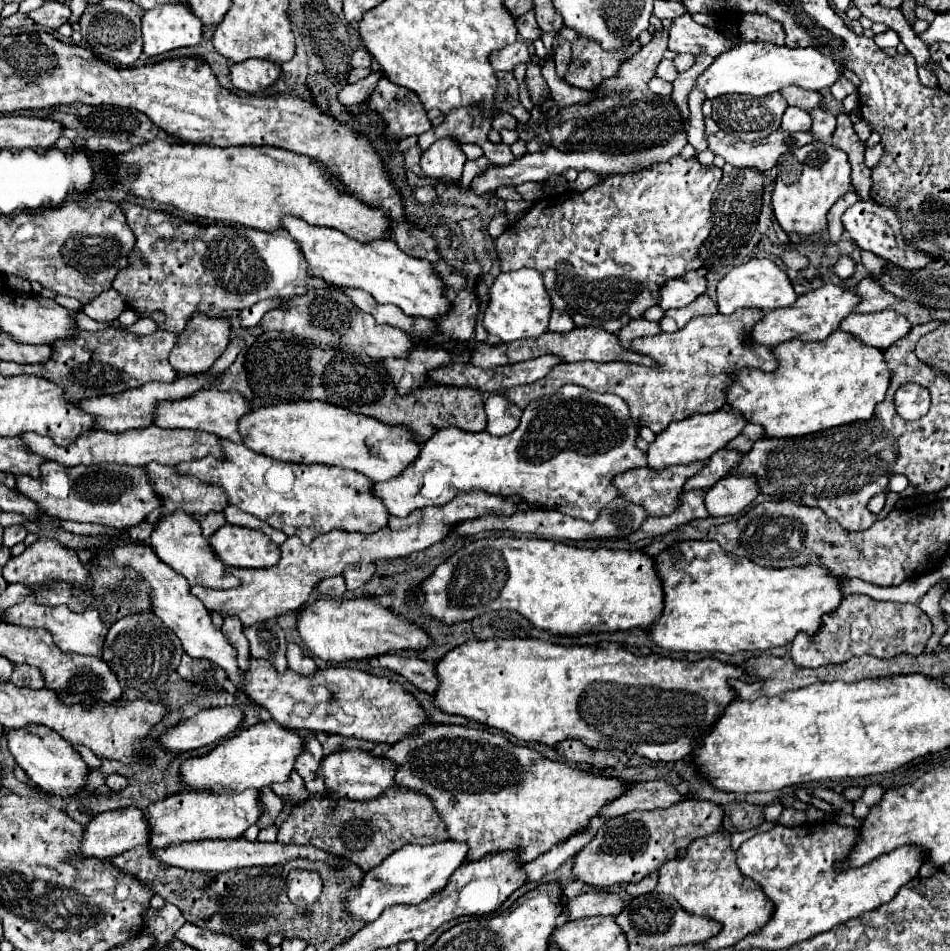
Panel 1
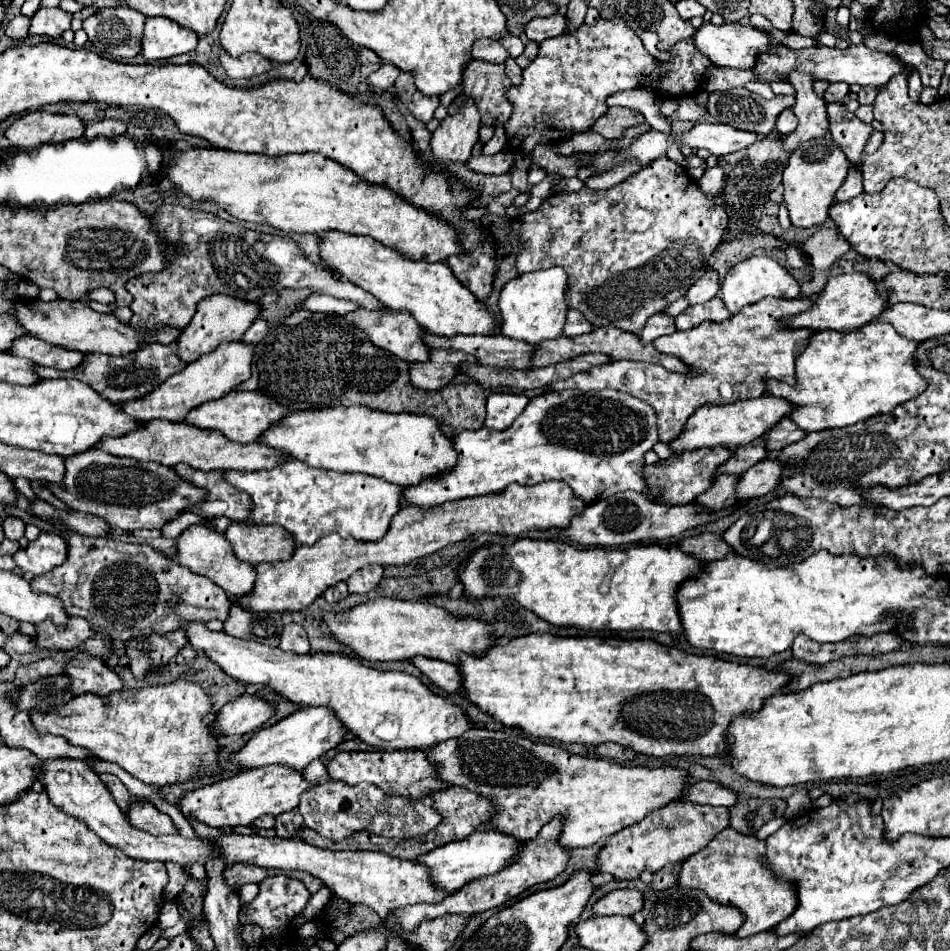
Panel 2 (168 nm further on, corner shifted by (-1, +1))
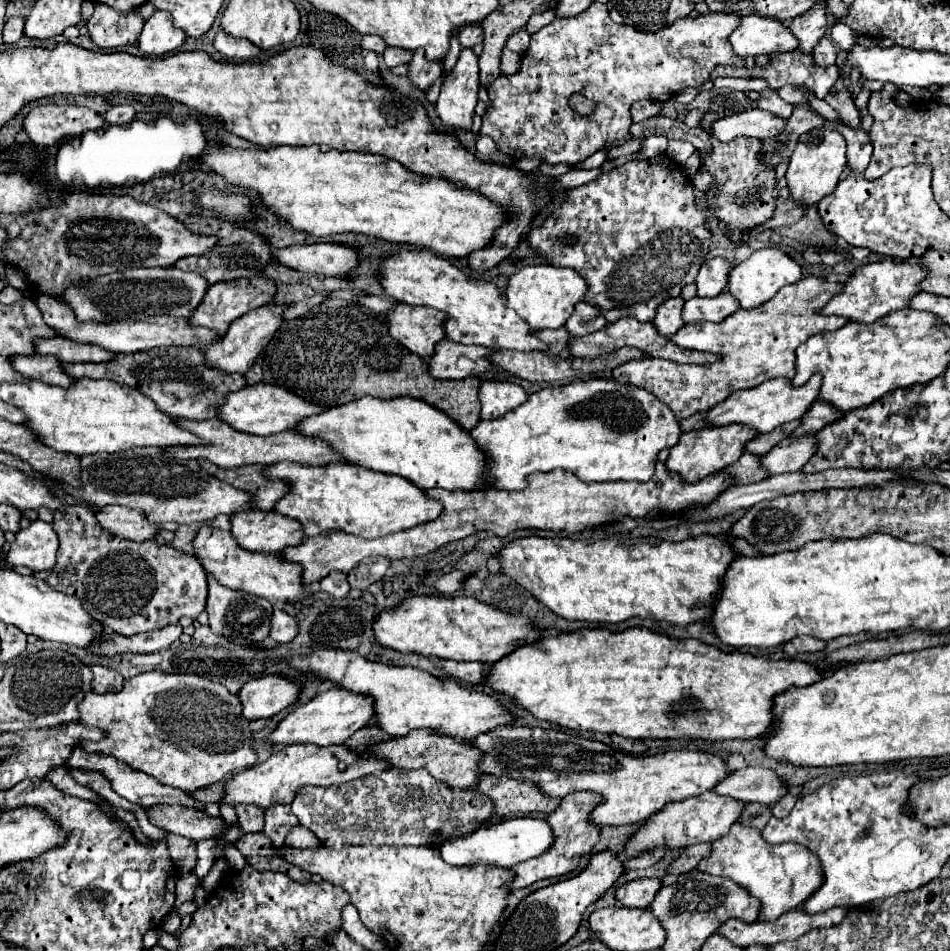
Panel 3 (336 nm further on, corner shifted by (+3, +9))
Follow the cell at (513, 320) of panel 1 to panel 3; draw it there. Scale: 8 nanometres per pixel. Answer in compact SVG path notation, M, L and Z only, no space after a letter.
M551 264L525 266L515 276L511 276L505 290L507 306L513 308L533 330L561 328L573 314L577 302L583 300L587 292L587 282L573 268L557 268Z

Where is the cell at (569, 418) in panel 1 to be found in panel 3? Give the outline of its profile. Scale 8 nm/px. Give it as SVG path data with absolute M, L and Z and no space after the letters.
M589 378L573 380L567 386L543 388L531 394L519 408L499 420L479 422L471 430L479 448L489 456L489 484L497 490L523 490L527 476L533 472L551 472L555 468L571 470L583 482L637 480L647 482L655 474L657 456L663 448L673 448L679 442L681 428L671 408L657 400L651 392L637 386L627 386L615 380Z

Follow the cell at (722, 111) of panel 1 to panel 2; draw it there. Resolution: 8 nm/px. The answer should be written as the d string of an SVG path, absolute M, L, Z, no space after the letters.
M731 88L727 92L711 92L709 102L707 102L707 110L721 124L729 124L739 130L755 132L759 136L769 136L771 130L775 128L775 120L779 116L779 112L783 112L785 108L791 108L793 104L795 104L793 96L775 96L771 100L765 100L763 96L753 94L747 88Z

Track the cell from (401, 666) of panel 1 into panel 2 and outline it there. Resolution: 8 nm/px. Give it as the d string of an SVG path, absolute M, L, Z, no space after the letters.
M415 656L409 658L417 670L421 670L435 686L443 688L445 692L457 692L461 688L459 684L459 668L453 664L447 664L443 660L431 660L425 656Z

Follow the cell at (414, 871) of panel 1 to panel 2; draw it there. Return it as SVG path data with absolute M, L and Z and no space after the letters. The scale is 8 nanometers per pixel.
M475 830L471 836L457 840L453 844L445 844L435 848L435 852L427 852L427 856L419 856L415 862L423 864L429 870L429 880L445 894L455 892L457 888L461 888L463 884L477 880L481 876L489 876L499 872L501 868L505 868L507 864L517 860L519 848L523 842L519 842L517 838L513 840L511 836L503 836L499 832L491 832L491 830Z

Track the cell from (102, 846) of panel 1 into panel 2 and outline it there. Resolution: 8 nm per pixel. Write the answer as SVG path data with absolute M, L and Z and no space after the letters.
M139 800L139 802L131 804L129 812L125 812L125 814L127 814L129 824L137 830L149 832L153 836L177 834L177 828L173 826L173 820L167 814L163 814L161 810L157 810L153 804L145 802L145 800Z

